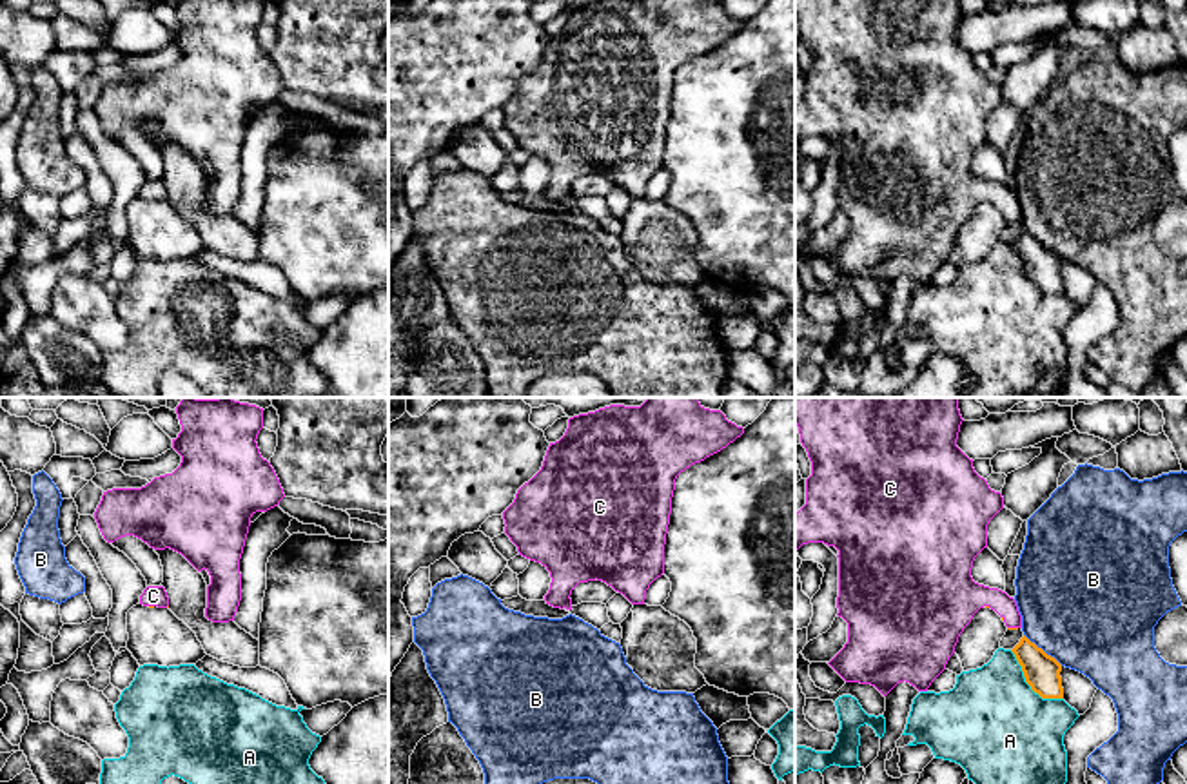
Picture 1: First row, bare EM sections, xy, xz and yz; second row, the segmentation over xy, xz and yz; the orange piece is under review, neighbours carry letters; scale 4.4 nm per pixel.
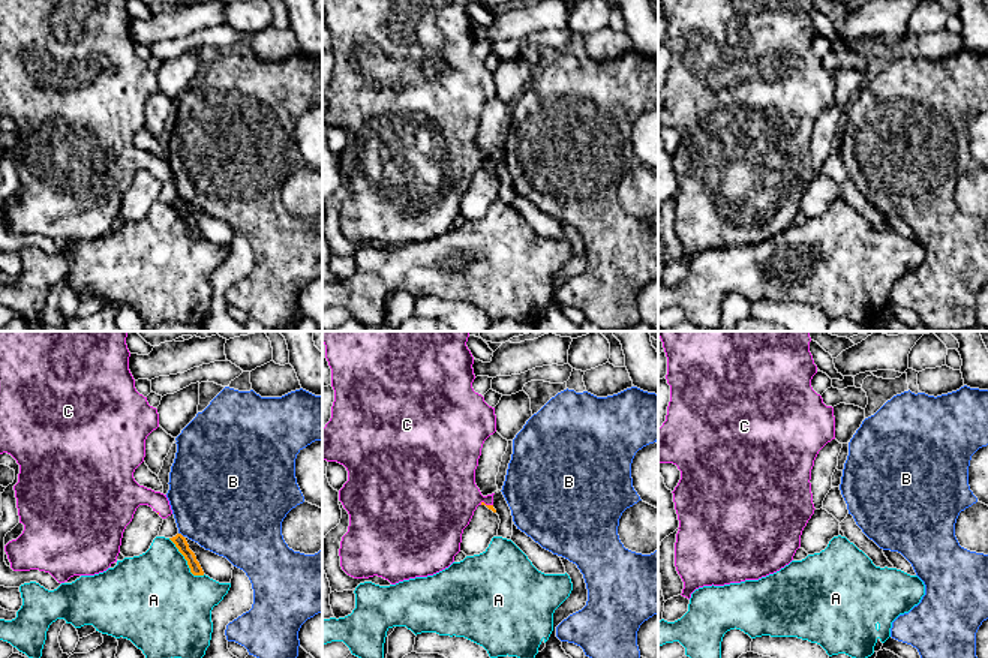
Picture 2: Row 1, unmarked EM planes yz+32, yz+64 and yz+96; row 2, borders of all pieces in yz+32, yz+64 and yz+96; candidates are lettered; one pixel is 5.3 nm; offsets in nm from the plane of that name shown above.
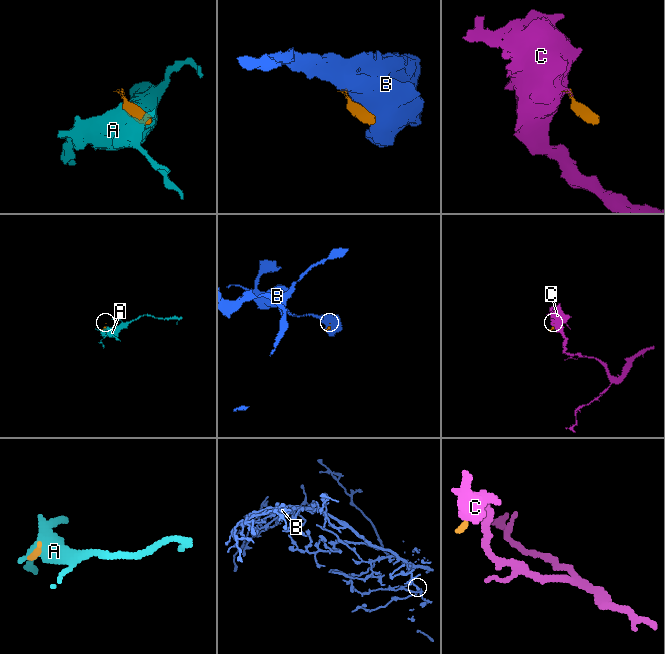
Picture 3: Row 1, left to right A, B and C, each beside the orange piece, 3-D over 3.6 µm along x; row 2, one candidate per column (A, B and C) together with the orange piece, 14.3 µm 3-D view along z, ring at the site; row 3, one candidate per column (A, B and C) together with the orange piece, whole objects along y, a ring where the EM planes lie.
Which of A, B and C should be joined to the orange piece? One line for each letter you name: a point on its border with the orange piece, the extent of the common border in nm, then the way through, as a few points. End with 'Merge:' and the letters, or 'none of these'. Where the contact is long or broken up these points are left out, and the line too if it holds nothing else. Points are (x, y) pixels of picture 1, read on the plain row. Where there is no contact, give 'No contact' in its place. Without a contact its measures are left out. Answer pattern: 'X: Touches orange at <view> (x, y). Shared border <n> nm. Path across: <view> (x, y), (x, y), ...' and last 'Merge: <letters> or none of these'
C: Touches orange at yz (1013, 222). Shared border 50 nm. Path across: yz (1008, 222), (1013, 222), (991, 191), (966, 191)
Merge: C

